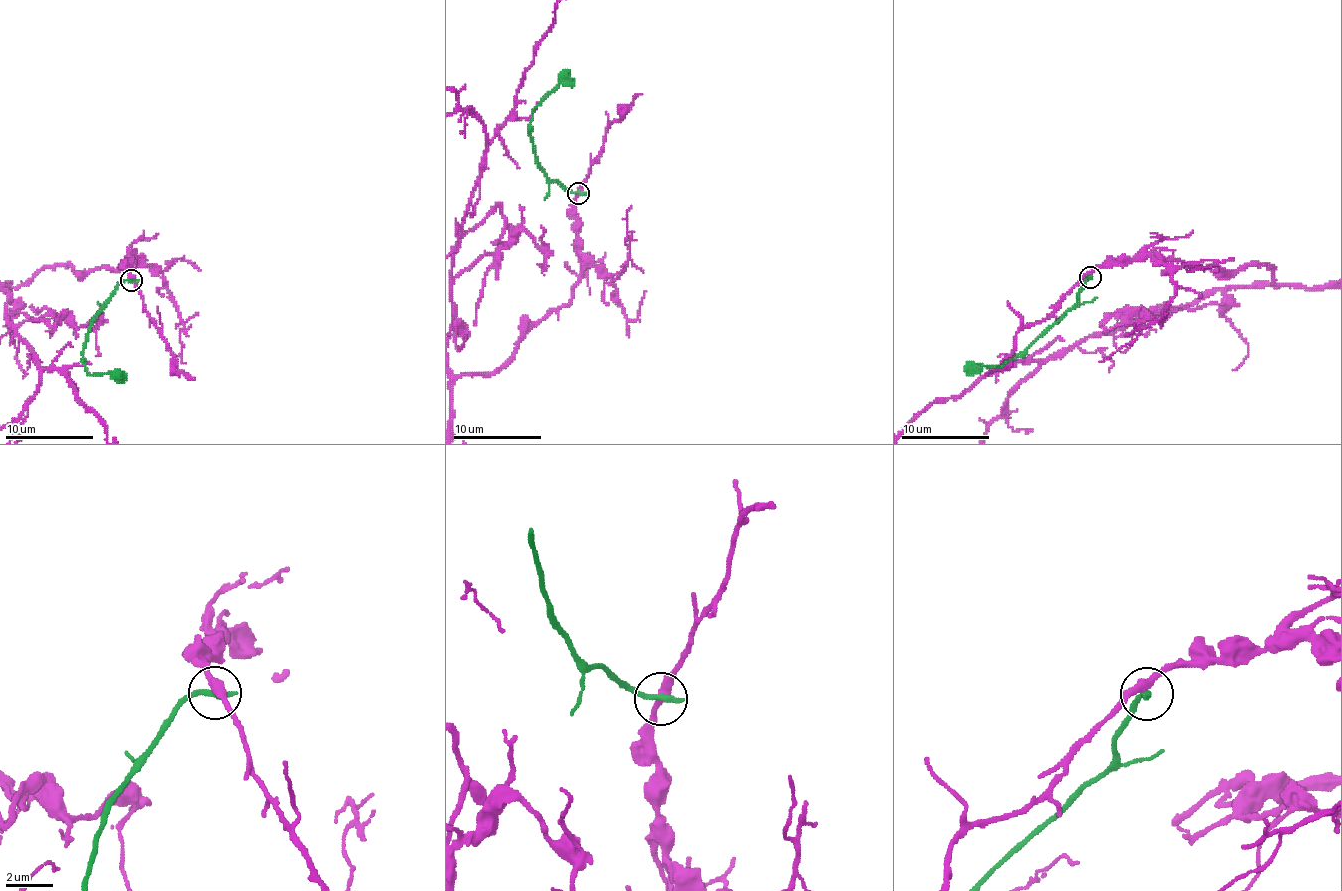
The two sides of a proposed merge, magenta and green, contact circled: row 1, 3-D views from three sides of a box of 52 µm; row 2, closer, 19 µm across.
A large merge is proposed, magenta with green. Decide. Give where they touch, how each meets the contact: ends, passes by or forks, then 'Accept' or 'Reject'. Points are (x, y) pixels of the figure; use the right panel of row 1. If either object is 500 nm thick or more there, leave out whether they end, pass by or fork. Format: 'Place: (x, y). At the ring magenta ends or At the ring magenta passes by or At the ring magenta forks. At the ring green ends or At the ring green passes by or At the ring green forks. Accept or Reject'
Place: (1090, 277). At the ring magenta passes by. At the ring green ends. Reject

